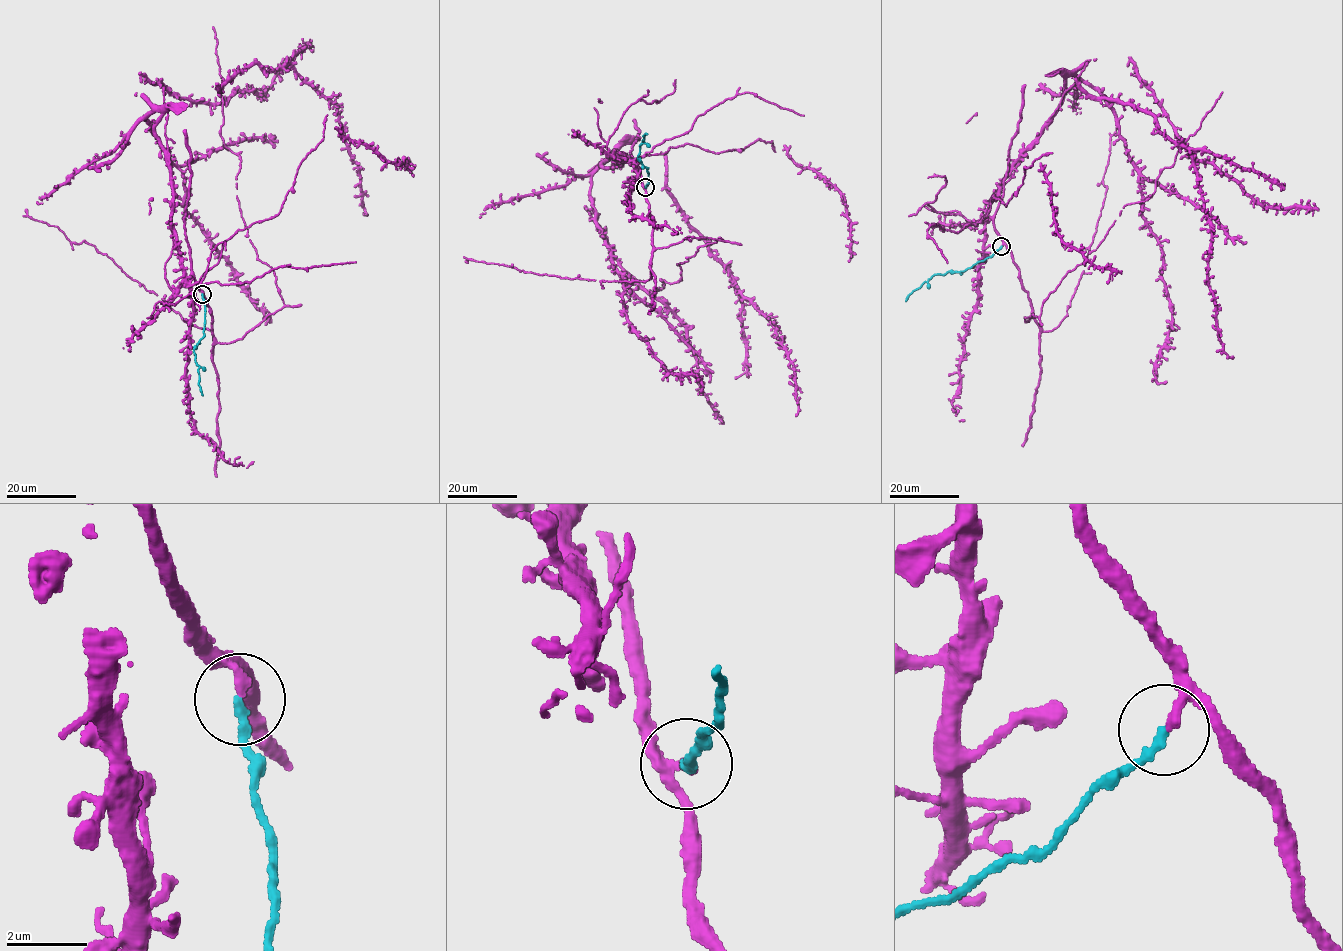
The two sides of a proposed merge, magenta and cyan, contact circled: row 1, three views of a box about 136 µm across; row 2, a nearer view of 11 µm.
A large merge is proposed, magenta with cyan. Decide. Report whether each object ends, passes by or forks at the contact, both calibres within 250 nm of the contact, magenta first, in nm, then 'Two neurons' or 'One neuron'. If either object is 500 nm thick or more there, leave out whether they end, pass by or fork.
At the ring magenta ends. At the ring cyan ends. Thickness 200 nm (magenta) against 200 nm. One neuron

